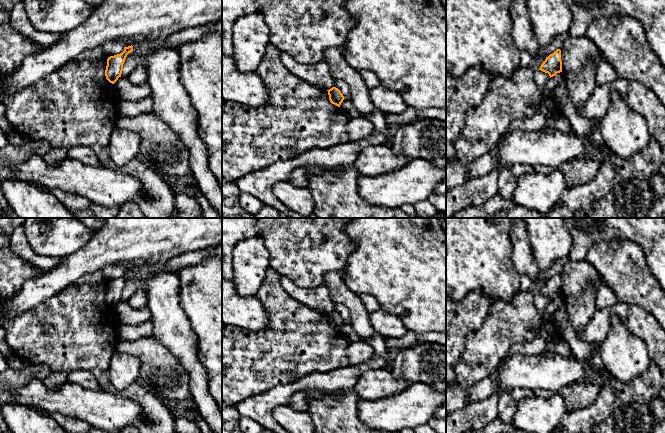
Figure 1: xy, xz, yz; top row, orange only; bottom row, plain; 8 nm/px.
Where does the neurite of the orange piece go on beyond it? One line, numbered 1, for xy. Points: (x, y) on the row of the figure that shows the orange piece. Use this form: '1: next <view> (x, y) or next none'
1: next none

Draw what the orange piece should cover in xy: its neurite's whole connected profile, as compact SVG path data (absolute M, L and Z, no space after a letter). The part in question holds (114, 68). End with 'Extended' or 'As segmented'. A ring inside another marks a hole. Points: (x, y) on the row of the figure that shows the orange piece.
M131 45L124 47L124 51L122 53L108 57L105 76L110 83L114 84L118 78L121 77L125 59L132 51L133 46Z. As segmented

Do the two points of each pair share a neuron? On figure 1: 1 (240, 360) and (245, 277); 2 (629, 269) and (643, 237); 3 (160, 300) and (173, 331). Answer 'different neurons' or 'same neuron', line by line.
1: different neurons
2: different neurons
3: same neuron

